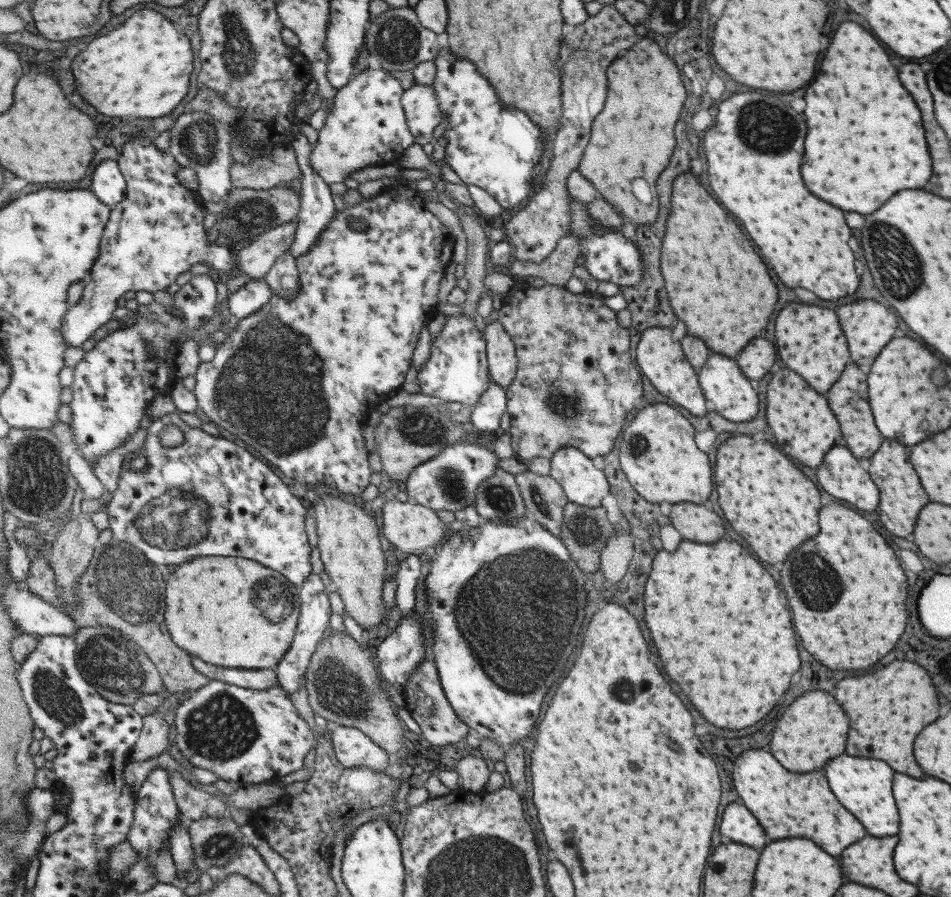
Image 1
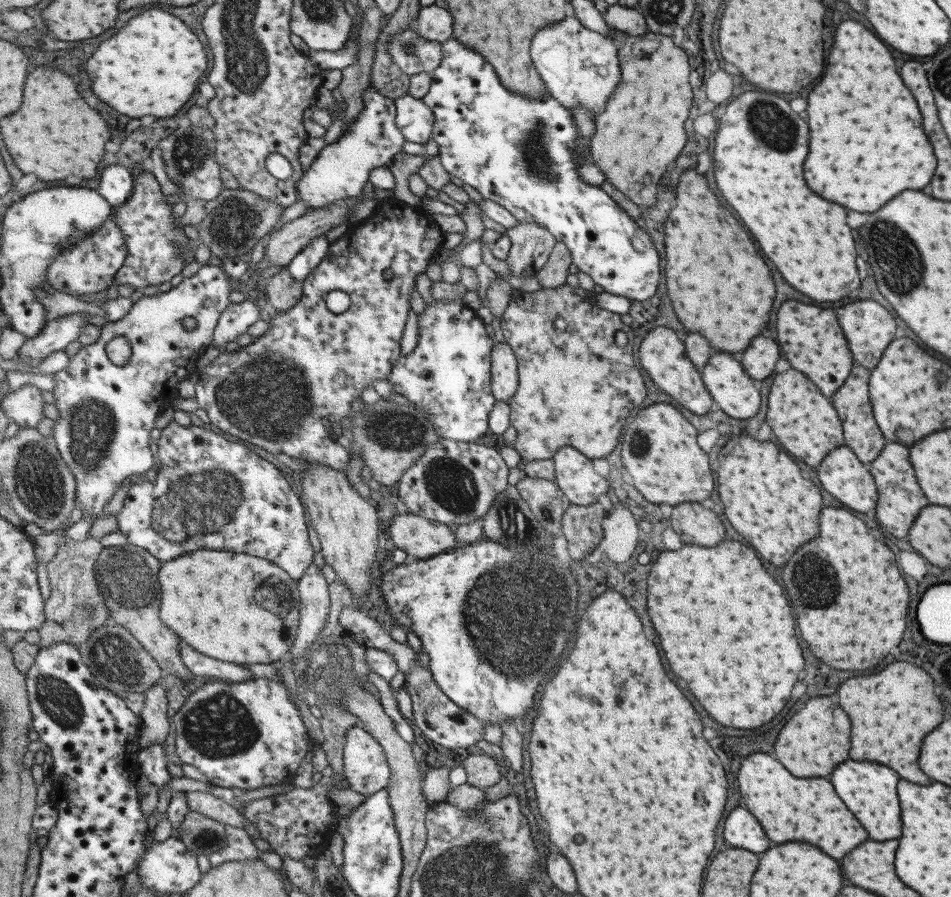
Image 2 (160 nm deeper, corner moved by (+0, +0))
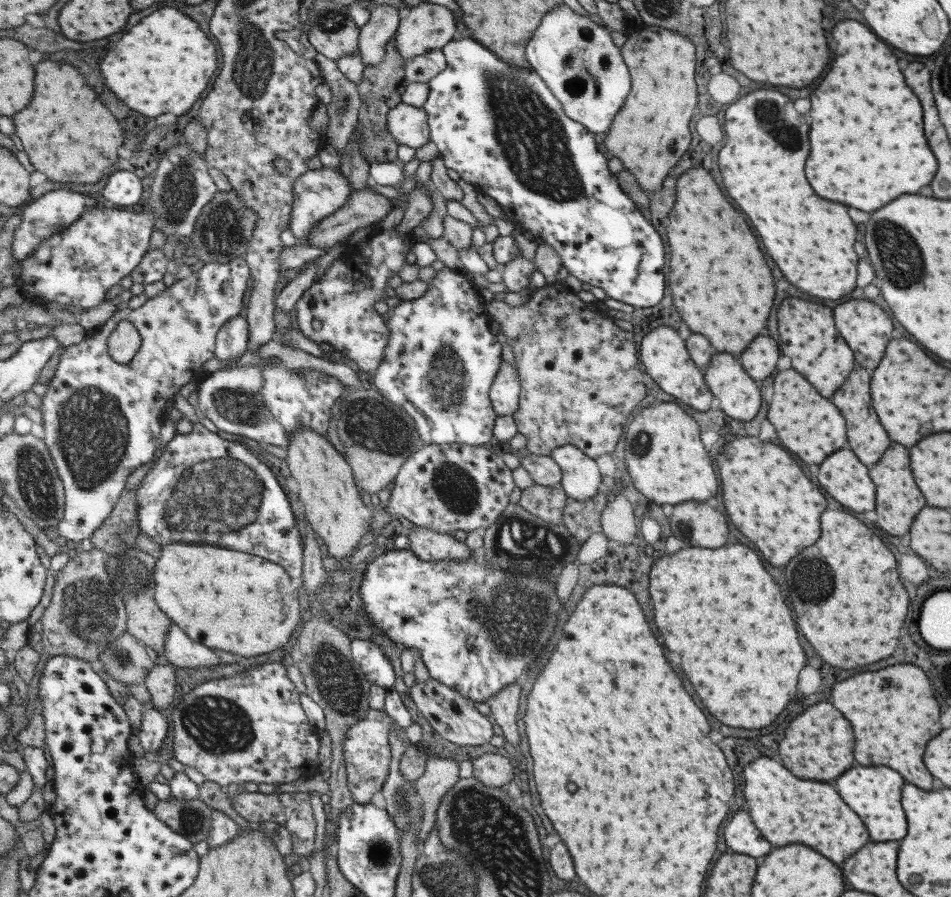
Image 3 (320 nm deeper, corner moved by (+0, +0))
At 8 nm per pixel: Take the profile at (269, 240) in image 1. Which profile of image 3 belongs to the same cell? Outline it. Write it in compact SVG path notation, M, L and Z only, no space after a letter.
M372 187L354 190L343 208L314 224L316 227L305 245L335 246L347 240L353 232L387 218L393 205L393 200L375 192Z

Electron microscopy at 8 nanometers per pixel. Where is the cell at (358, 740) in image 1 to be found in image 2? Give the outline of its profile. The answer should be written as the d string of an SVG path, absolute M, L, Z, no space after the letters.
M357 724L348 730L344 755L344 776L352 790L368 798L390 783L392 768L387 753L363 726Z

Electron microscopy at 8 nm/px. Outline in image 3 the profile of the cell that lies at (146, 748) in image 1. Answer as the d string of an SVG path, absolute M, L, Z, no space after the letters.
M155 665L145 680L152 694L153 707L157 710L165 710L173 700L177 692L177 665Z

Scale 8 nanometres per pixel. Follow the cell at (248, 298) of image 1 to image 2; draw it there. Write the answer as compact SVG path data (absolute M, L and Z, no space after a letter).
M245 299L241 303L233 303L233 306L230 306L221 315L220 323L216 326L213 345L225 347L225 344L237 340L259 318L261 318L261 312L259 312L259 306L257 306L255 300Z

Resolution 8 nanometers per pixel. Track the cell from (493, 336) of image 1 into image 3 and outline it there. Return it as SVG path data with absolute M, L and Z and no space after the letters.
M504 362L497 369L495 378L489 388L489 400L496 416L512 415L517 409L517 392L519 392L519 380L515 368L511 368Z

